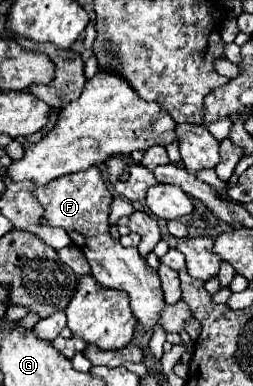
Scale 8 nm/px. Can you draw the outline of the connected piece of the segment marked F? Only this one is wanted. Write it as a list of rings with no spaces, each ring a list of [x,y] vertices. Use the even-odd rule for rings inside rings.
[[[92,166],[84,172],[66,174],[64,178],[56,178],[56,182],[36,188],[34,196],[42,204],[44,218],[48,220],[48,224],[64,228],[68,232],[72,244],[80,246],[80,250],[86,254],[96,282],[106,288],[124,290],[130,296],[132,314],[136,316],[136,320],[144,332],[148,332],[160,324],[160,326],[164,326],[166,332],[180,332],[182,328],[186,328],[192,340],[198,338],[200,324],[192,318],[188,306],[184,306],[182,300],[174,306],[168,306],[164,302],[164,292],[160,286],[158,272],[154,272],[146,264],[146,260],[140,258],[136,248],[124,248],[124,246],[120,246],[118,240],[114,240],[110,236],[108,214],[110,214],[112,194],[108,192],[106,182],[102,180],[102,174],[96,166]]]

